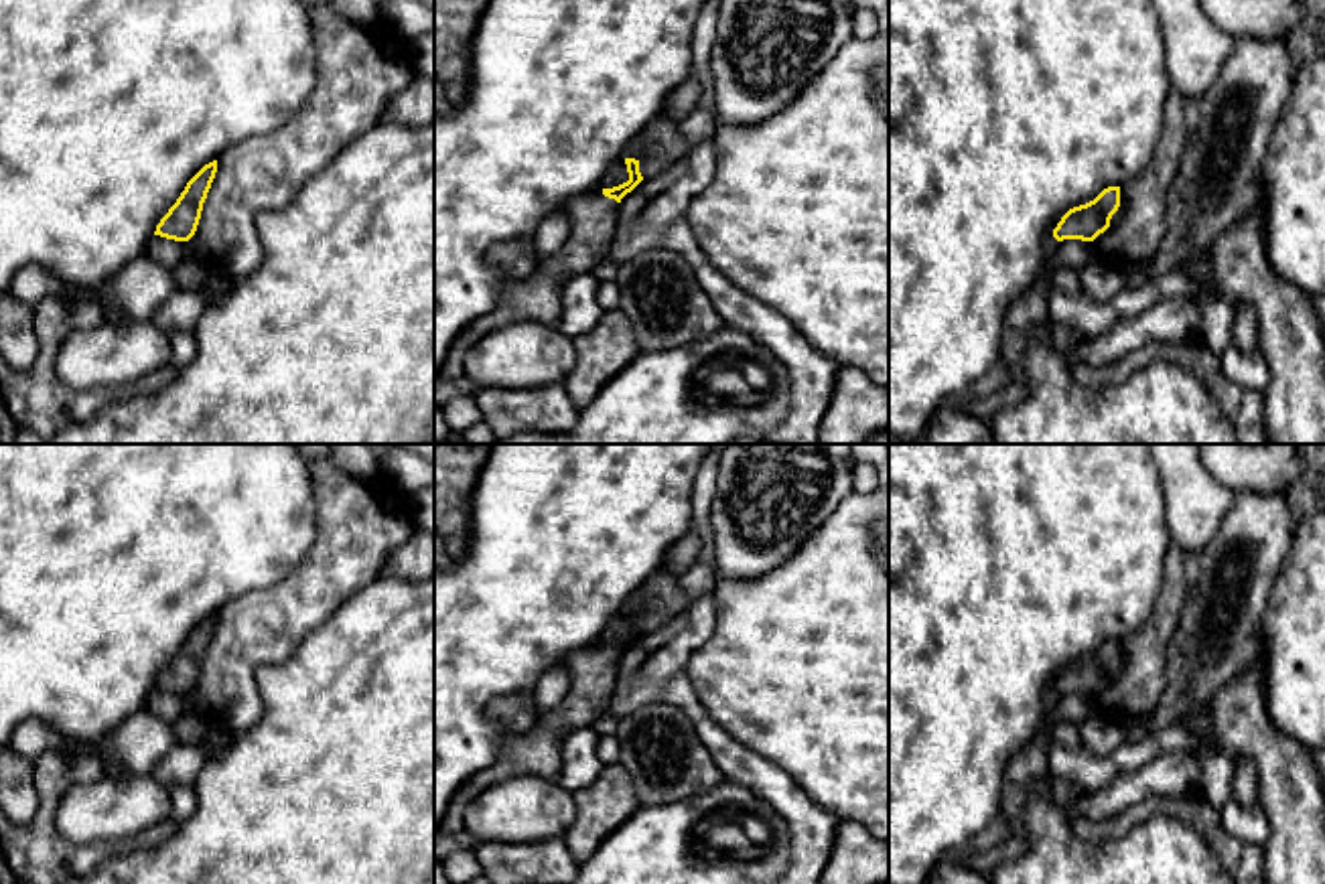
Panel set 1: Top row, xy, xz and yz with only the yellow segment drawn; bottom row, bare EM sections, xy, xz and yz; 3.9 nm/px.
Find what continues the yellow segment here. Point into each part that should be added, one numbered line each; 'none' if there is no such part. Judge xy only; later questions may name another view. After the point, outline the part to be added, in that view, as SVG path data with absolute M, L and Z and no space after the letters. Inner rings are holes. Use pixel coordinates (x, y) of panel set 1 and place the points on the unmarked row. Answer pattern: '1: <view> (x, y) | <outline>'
none

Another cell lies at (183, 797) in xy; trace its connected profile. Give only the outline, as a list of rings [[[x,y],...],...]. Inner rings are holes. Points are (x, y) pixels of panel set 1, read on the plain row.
[[[175,785],[168,789],[168,795],[170,795],[170,803],[172,803],[170,819],[177,825],[187,821],[189,817],[193,817],[193,813],[197,811],[195,787]]]

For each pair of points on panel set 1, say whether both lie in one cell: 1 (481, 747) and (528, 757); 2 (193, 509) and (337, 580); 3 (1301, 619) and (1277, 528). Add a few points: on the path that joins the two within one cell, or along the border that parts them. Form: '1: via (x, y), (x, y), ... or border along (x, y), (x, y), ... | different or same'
1: border along (510, 734), (502, 741), (500, 757), (465, 781) | different
2: border along (317, 516), (311, 550), (260, 588) | different
3: border along (1301, 511), (1289, 552), (1267, 601) | different

